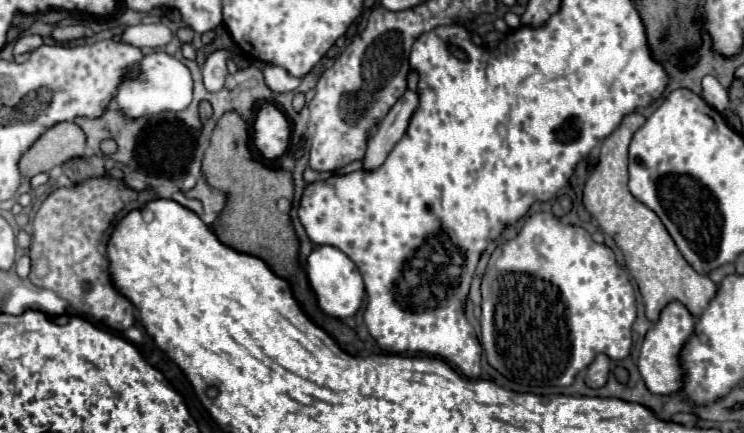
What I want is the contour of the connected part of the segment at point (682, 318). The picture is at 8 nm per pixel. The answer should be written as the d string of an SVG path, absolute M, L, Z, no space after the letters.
M678 300L666 304L664 310L660 312L660 318L646 332L646 338L644 338L644 344L640 350L640 360L638 360L640 374L642 374L650 392L672 394L672 392L678 392L682 388L680 350L692 332L694 332L694 316L690 314L690 310Z

